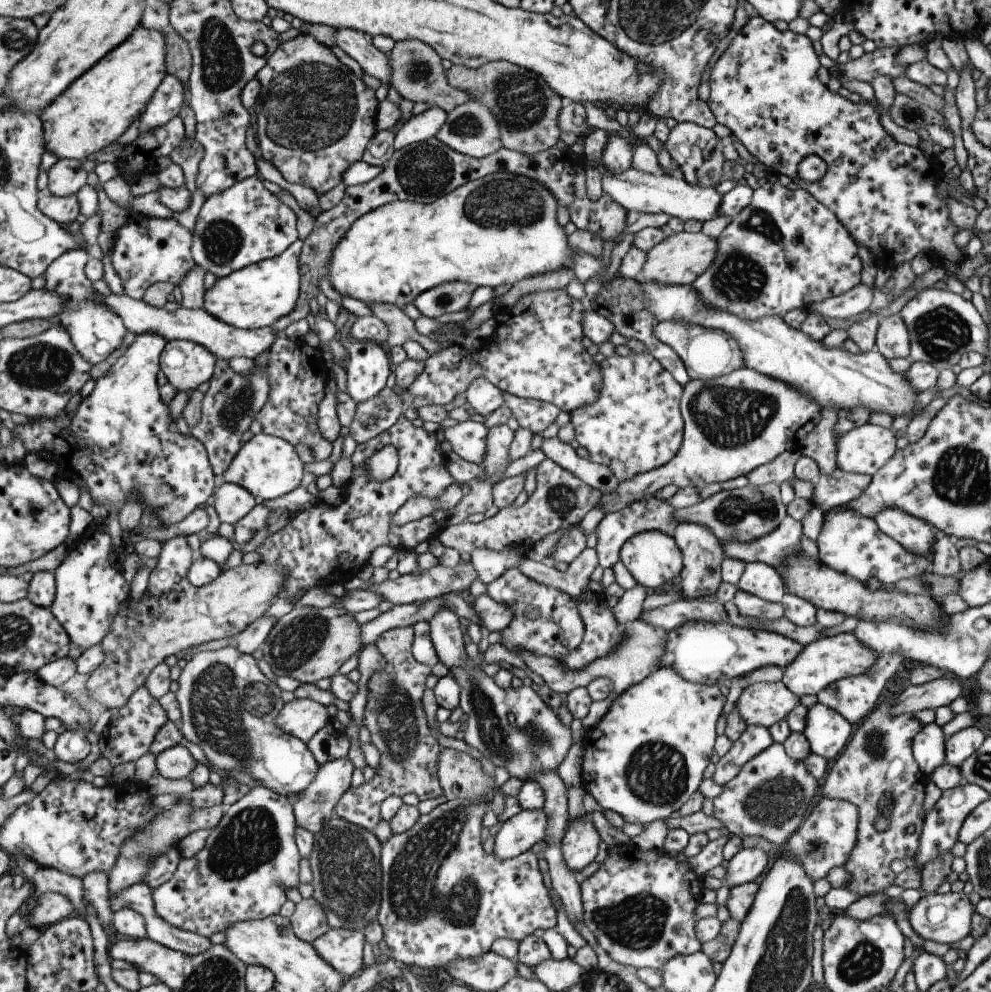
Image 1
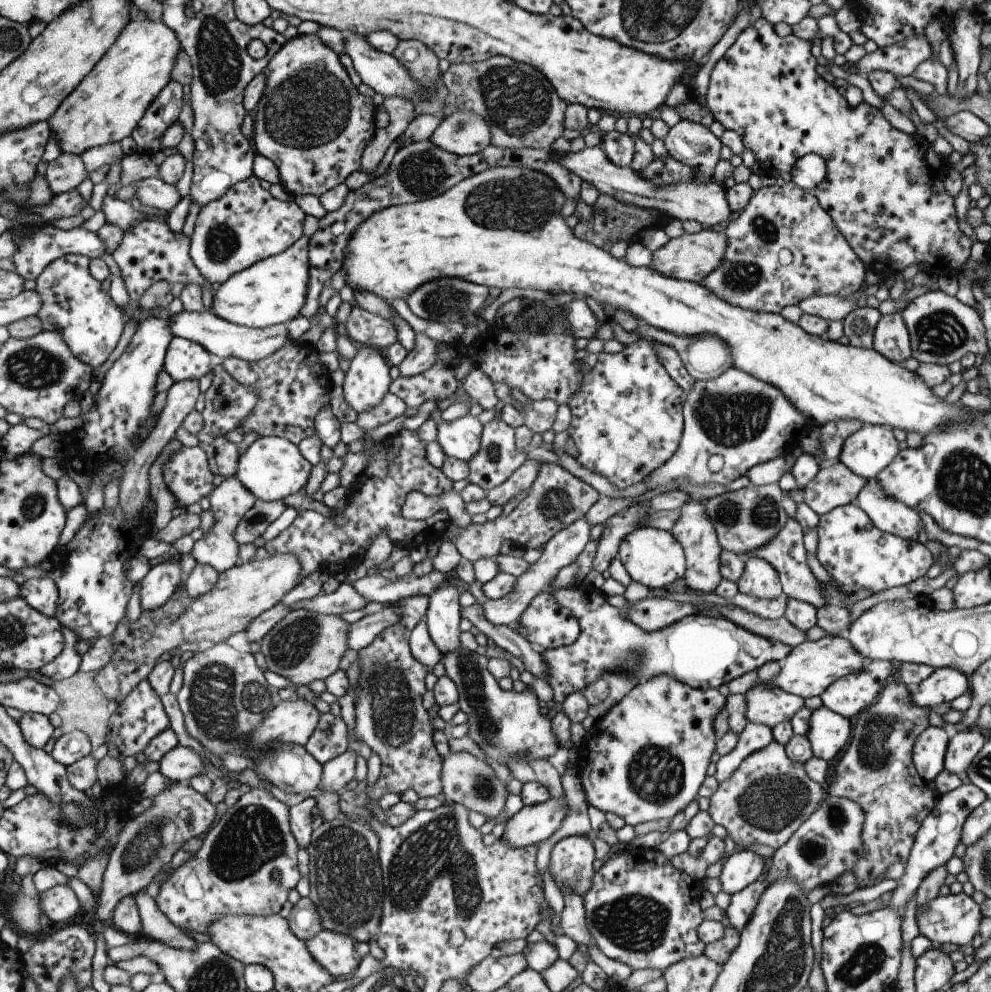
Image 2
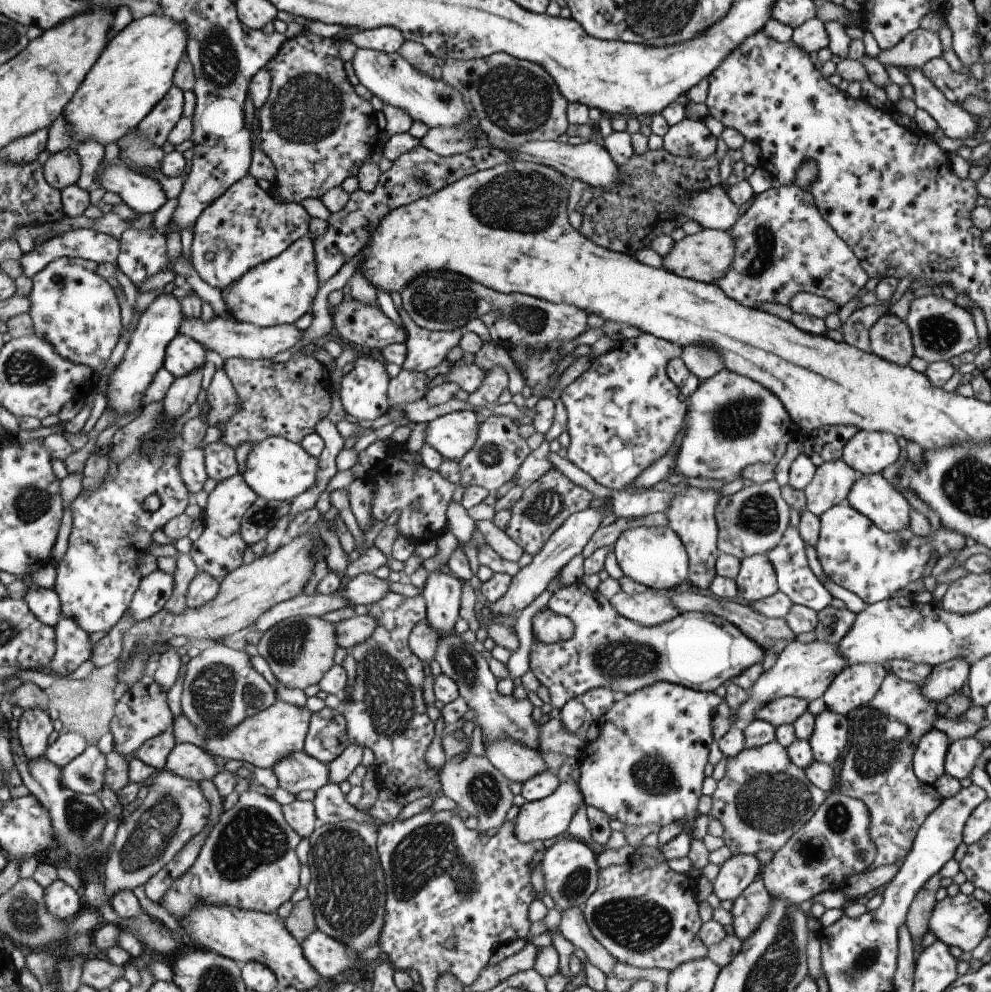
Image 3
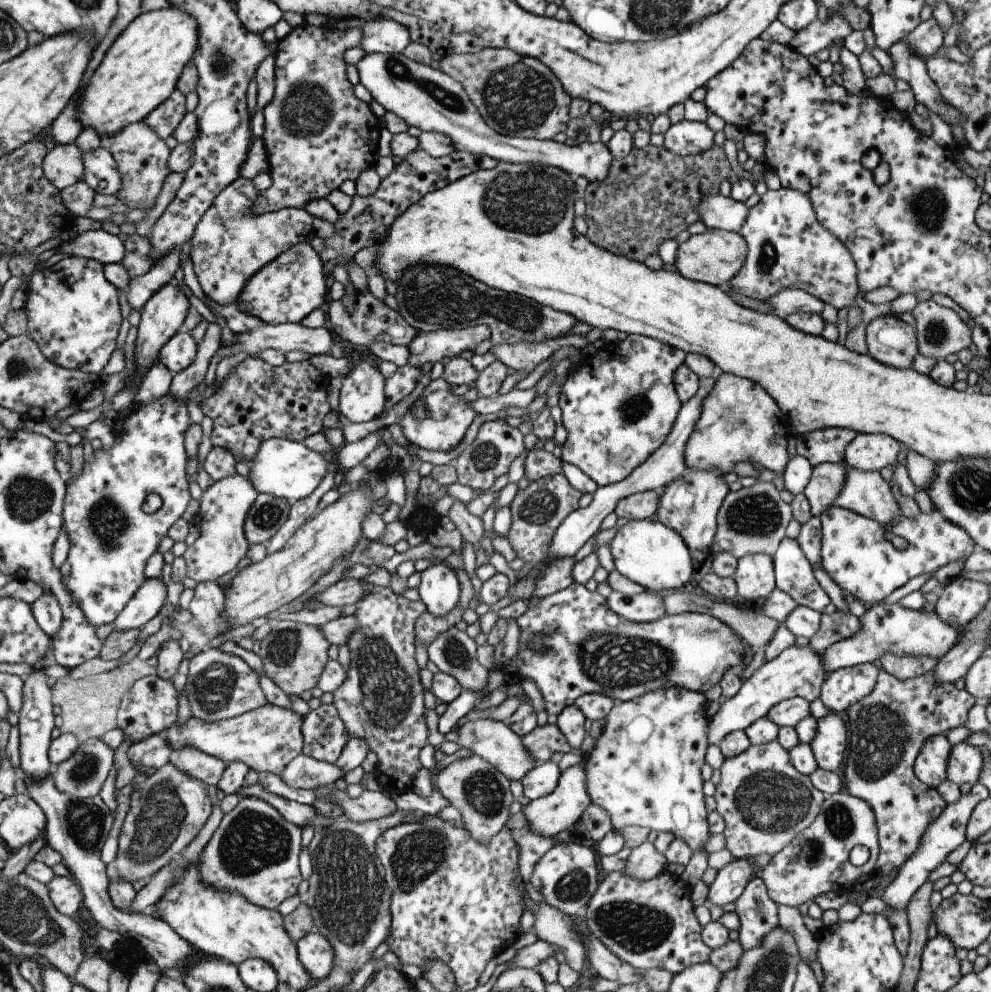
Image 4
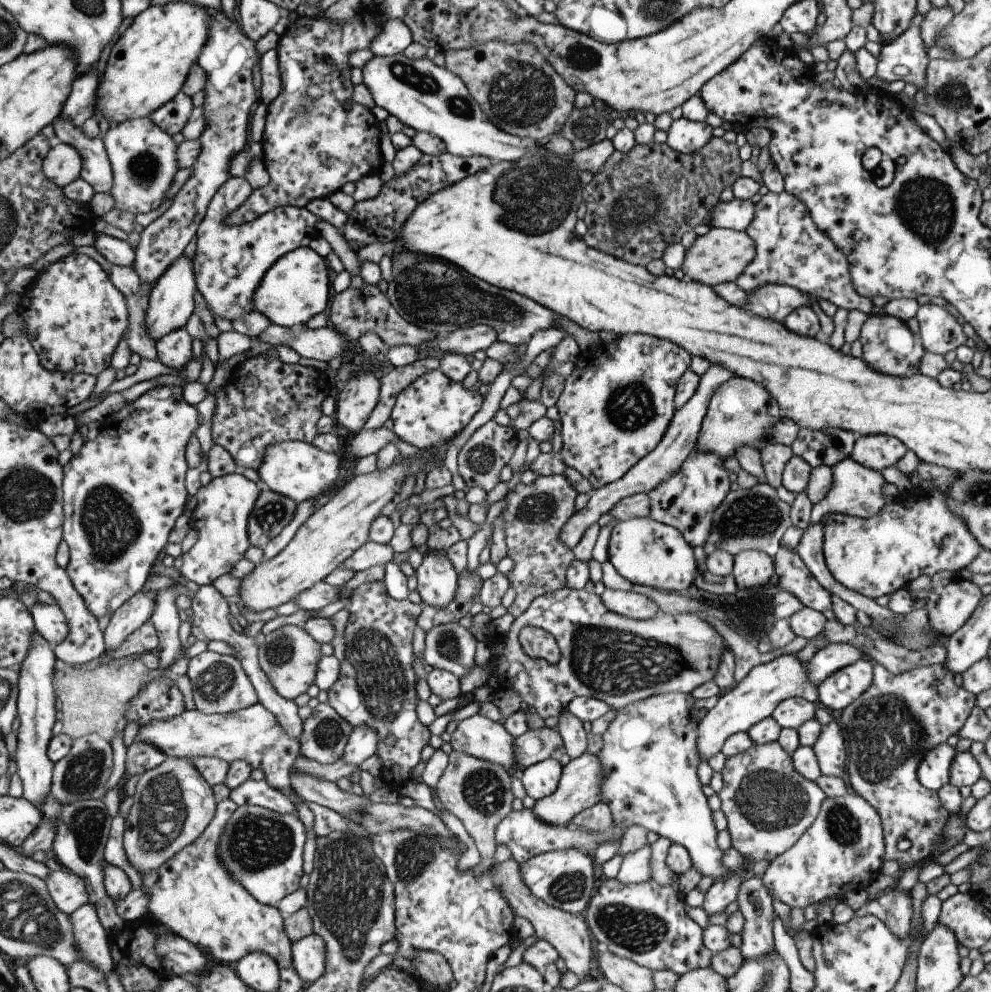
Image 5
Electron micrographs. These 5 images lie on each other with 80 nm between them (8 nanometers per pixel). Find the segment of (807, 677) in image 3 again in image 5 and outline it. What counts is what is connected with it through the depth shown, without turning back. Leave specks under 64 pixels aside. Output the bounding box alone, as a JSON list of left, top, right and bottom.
[696,653,817,762]

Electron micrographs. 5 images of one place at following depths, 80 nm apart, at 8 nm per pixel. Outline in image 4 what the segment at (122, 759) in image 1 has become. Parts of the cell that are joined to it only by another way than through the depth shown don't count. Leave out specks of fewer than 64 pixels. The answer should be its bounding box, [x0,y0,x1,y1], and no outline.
[116,674,176,744]

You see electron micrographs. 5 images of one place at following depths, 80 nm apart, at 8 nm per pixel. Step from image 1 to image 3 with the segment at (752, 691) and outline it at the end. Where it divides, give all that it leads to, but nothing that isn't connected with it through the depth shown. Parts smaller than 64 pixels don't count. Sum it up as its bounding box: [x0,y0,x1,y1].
[754,696,808,727]

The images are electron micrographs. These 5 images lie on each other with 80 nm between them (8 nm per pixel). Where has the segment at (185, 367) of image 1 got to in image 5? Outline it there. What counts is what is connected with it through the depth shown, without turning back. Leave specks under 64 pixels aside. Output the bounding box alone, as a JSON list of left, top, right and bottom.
[154,328,191,368]

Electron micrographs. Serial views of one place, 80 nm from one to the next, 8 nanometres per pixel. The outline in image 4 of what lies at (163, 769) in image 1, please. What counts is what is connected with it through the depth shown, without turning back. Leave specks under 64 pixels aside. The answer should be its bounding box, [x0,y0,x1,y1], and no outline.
[172,747,227,785]

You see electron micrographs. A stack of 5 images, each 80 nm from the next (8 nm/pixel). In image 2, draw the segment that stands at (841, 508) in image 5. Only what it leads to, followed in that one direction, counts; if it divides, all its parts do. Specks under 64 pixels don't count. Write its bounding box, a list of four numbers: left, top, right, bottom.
[852,479,923,541]

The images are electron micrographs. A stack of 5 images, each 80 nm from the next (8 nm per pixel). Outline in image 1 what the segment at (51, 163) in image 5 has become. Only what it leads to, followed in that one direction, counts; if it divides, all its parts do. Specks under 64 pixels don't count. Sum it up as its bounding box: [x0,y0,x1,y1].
[48,159,87,197]

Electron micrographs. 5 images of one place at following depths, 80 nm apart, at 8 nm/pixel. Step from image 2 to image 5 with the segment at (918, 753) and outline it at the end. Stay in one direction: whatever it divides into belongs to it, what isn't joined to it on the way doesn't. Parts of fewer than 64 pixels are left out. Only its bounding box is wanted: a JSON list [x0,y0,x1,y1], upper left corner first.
[916,743,956,791]

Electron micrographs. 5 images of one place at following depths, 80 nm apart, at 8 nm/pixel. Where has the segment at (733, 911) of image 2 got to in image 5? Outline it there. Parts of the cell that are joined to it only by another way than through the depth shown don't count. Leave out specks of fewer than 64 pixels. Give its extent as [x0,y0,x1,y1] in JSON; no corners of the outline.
[737,877,774,959]

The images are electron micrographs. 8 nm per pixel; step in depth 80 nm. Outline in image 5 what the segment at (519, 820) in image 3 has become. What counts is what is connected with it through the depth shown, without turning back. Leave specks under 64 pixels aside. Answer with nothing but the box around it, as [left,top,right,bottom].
[530,753,601,827]

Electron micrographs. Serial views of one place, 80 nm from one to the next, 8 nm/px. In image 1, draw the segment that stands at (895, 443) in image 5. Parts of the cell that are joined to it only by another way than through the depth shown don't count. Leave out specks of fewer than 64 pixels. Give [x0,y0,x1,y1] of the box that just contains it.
[836,422,897,474]

